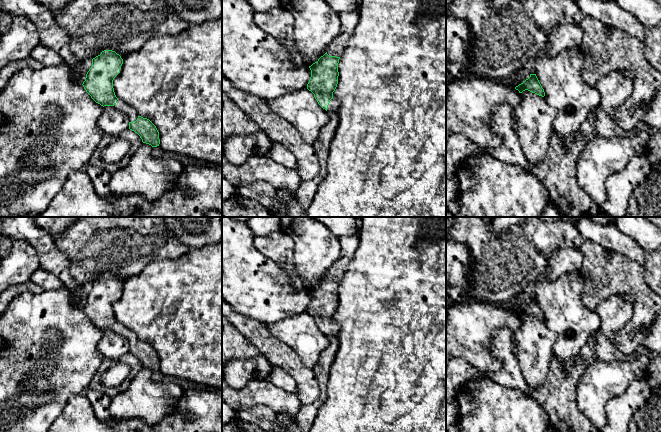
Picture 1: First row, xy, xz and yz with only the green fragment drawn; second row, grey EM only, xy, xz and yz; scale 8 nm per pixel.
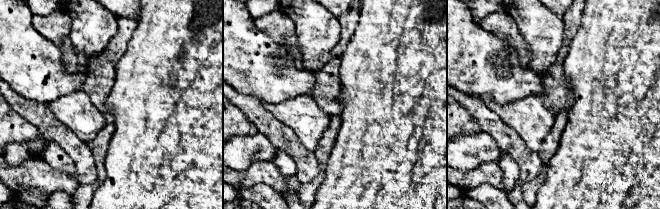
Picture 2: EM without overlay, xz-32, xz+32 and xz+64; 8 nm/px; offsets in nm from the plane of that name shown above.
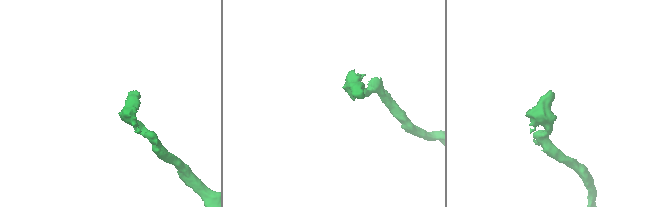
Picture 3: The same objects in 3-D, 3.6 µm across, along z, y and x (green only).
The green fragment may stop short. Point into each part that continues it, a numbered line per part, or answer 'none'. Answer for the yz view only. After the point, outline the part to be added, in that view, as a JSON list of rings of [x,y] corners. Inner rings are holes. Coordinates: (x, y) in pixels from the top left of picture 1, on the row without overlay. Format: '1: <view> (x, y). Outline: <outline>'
none

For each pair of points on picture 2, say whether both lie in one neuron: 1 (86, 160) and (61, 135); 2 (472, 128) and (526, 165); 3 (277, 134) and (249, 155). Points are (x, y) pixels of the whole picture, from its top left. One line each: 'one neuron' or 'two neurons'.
1: one neuron
2: two neurons
3: two neurons

